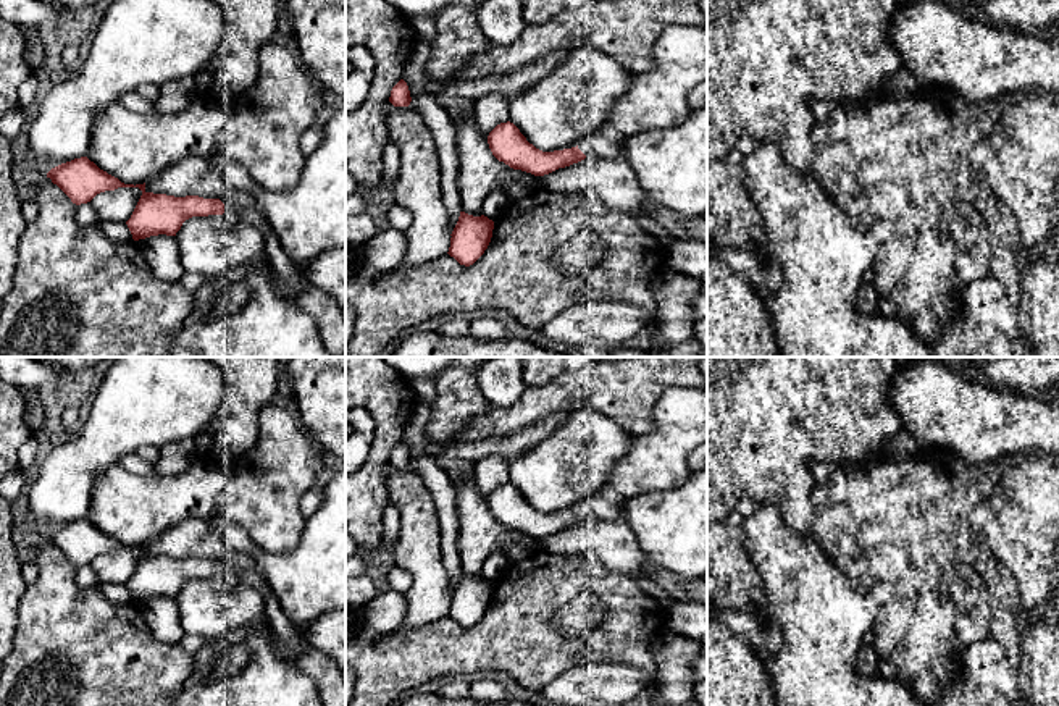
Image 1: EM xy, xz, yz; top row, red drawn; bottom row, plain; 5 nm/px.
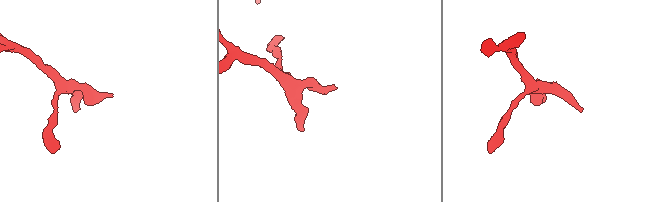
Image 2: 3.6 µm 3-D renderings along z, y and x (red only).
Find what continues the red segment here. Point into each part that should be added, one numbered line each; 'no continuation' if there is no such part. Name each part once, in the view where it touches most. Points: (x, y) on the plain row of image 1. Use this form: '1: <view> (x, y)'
1: xz (596, 506)

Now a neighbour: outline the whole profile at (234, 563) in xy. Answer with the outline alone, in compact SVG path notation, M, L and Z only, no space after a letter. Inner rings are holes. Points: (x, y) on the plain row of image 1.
M228 549L228 553L220 559L220 562L228 570L228 577L234 578L244 570L257 570L252 557L232 549Z

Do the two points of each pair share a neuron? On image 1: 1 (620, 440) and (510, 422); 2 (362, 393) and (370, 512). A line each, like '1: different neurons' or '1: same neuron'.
1: different neurons
2: same neuron

